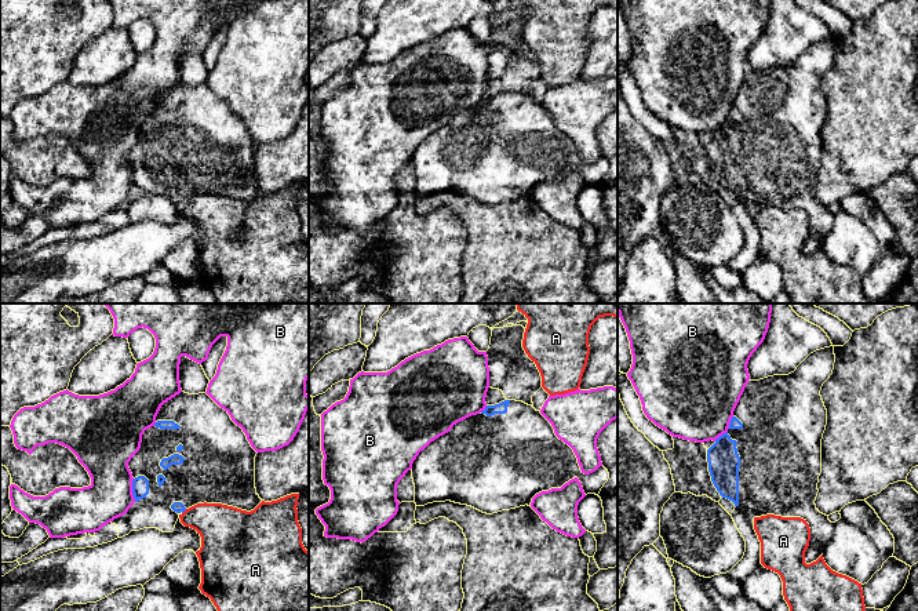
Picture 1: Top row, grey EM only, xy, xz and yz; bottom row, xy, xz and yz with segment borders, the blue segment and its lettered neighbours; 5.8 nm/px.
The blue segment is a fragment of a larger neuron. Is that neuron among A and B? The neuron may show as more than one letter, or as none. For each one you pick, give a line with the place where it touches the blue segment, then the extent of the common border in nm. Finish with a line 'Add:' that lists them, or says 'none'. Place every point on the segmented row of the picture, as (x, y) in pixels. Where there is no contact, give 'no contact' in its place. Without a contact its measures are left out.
Add: none

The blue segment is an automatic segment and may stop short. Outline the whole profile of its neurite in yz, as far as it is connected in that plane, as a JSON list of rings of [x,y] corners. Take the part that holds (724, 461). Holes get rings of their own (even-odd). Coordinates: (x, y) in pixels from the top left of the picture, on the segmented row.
[[[834,346],[810,353],[794,372],[748,381],[733,411],[728,432],[707,450],[711,481],[720,495],[735,503],[731,513],[746,541],[743,559],[726,574],[704,578],[674,561],[675,596],[682,611],[790,611],[780,575],[761,564],[761,542],[754,519],[775,514],[801,517],[810,528],[805,563],[820,556],[835,572],[867,583],[895,553],[895,538],[866,501],[845,505],[835,523],[816,509],[822,473],[822,439],[827,410],[820,396],[834,370]]]

